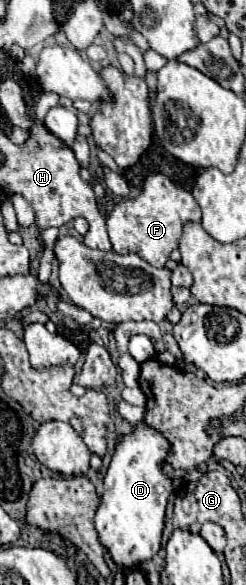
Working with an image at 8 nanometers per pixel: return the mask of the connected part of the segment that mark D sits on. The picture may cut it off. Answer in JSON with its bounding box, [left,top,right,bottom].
[95,421,173,569]

